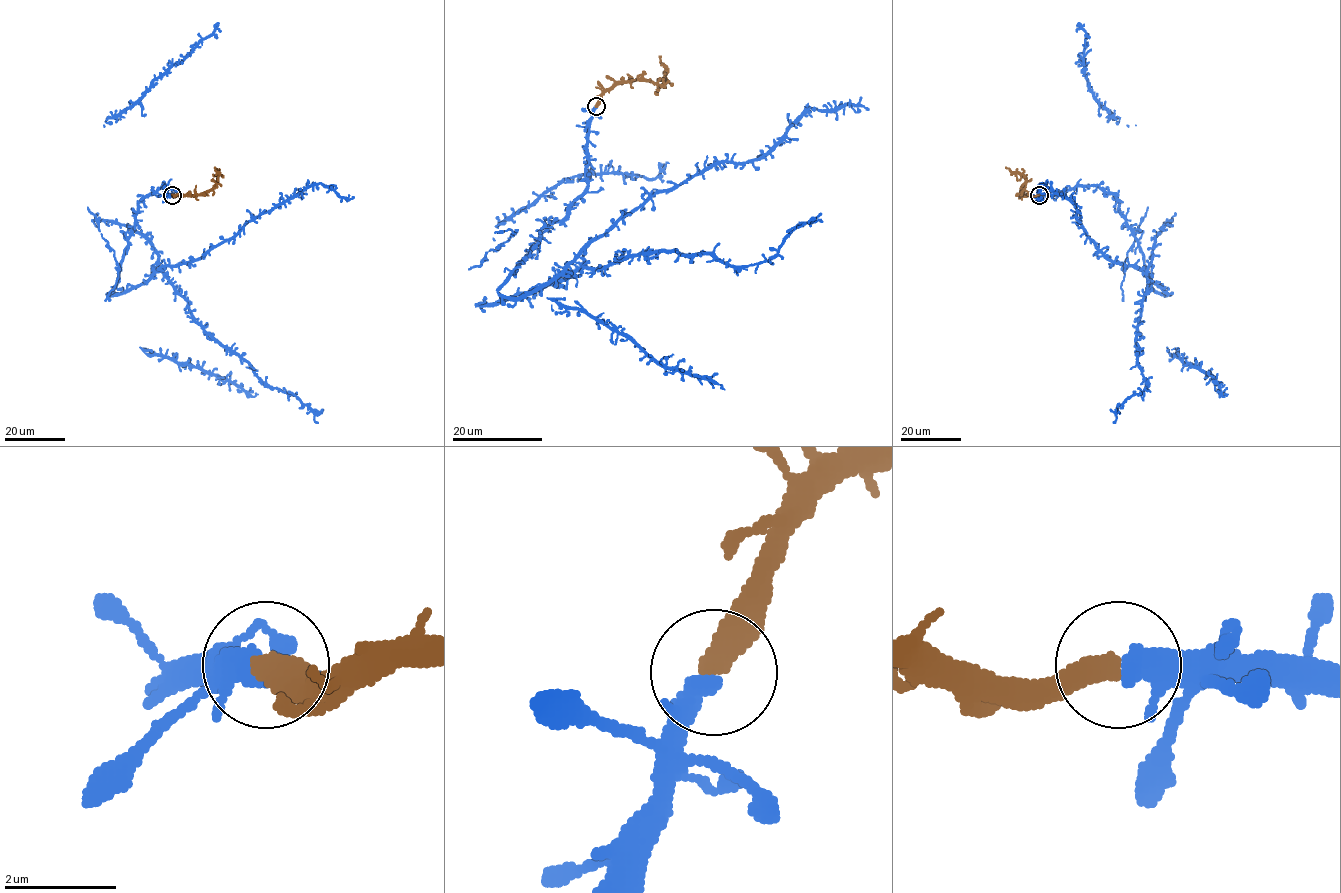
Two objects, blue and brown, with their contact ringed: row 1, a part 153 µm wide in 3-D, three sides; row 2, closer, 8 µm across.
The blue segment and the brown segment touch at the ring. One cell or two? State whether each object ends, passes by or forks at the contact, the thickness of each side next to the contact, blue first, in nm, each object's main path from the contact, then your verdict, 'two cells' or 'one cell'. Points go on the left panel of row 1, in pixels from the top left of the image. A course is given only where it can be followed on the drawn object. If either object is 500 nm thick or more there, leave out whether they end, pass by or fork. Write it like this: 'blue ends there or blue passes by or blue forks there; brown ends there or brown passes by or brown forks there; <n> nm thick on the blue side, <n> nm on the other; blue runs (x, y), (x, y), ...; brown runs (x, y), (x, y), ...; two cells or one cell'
blue passes by; brown ends there; 320 nm thick on the blue side, 460 nm on the other; blue runs (172, 195), (162, 186), (138, 204), (107, 295), (199, 259), (314, 183), (354, 197); brown runs (172, 195), (209, 191), (217, 177), (214, 167); one cell

